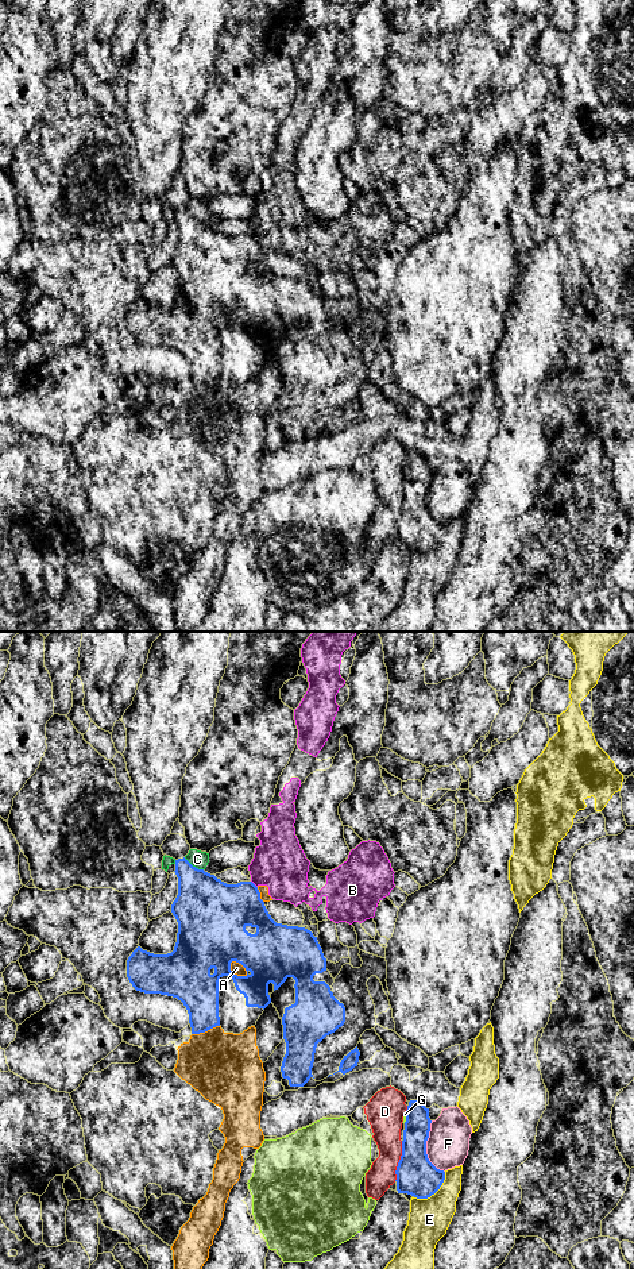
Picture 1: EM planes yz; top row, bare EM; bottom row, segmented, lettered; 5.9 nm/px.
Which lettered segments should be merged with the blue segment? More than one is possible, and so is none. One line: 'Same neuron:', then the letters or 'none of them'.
Same neuron: none of them

